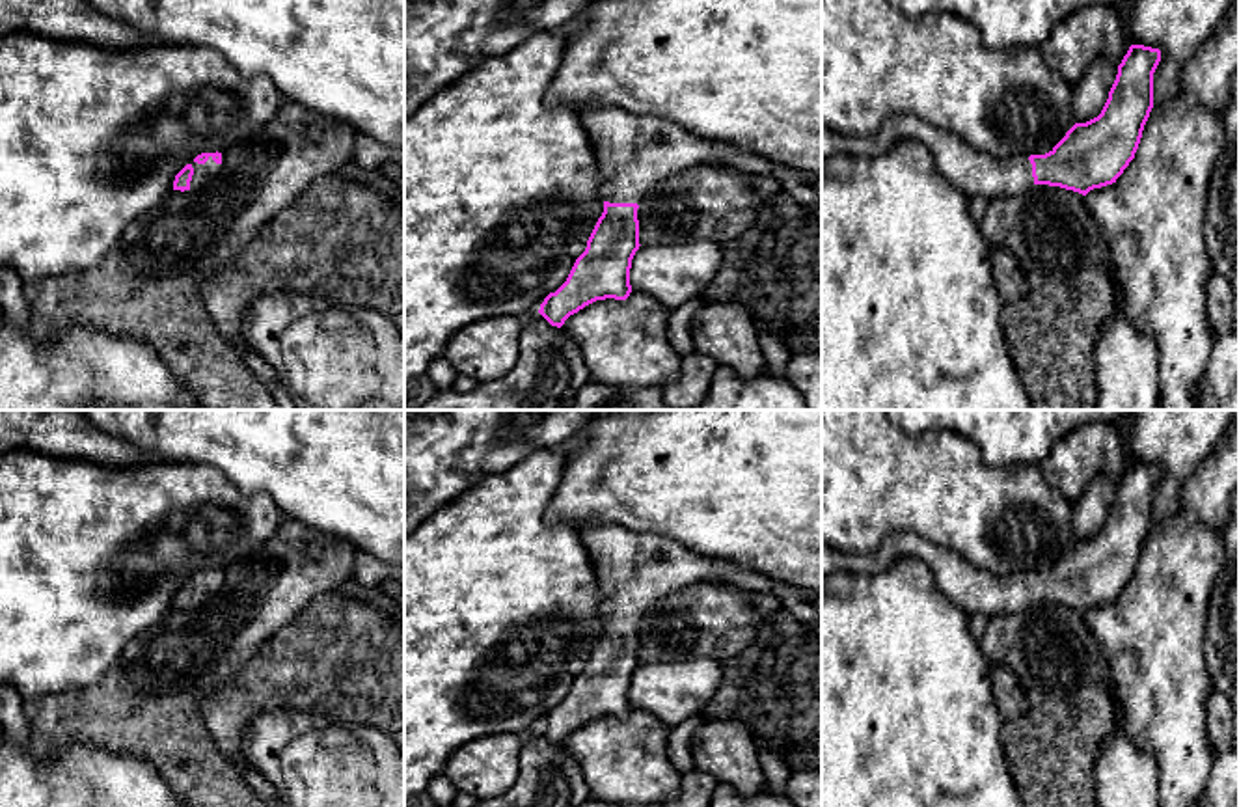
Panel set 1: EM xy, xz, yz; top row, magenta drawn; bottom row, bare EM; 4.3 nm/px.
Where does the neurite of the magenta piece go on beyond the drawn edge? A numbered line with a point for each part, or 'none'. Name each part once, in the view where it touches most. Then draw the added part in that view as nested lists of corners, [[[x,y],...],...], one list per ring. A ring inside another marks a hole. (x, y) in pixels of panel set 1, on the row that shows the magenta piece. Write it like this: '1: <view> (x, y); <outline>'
1: xy (202, 172); [[[209,157],[209,160],[205,164],[197,164],[194,160],[190,164],[194,168],[190,188],[199,188],[199,186],[207,185],[209,179],[214,177],[220,170],[220,164],[216,164],[212,160],[212,157]]]

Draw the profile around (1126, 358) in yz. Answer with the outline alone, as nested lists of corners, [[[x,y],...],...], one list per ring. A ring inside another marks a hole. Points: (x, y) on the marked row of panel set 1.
[[[1109,261],[1116,311],[1096,343],[1096,410],[1157,410],[1157,347],[1125,315],[1123,293]]]

